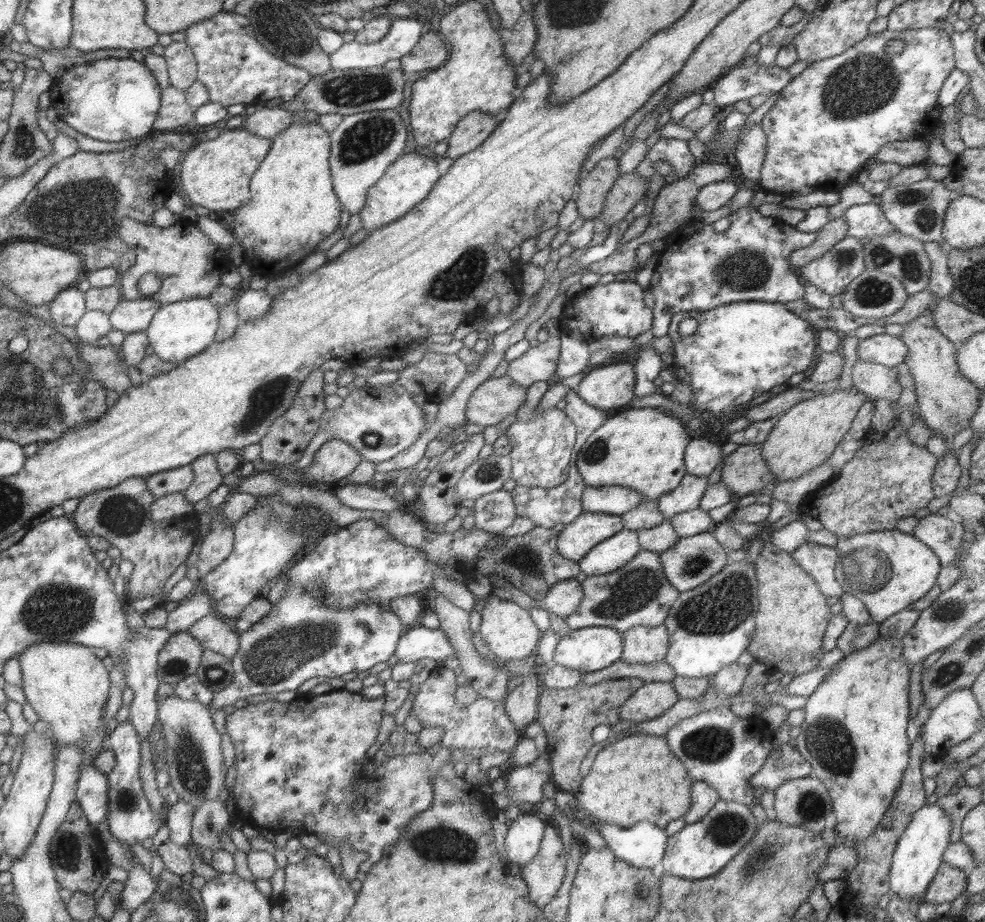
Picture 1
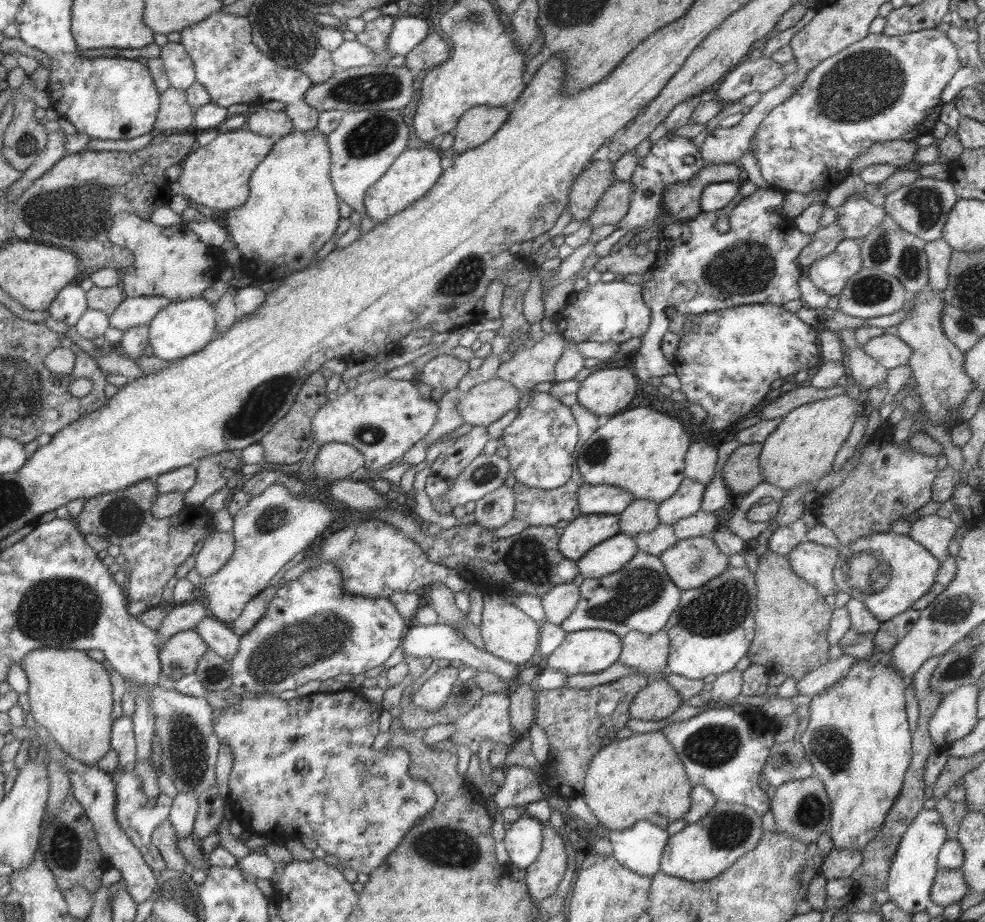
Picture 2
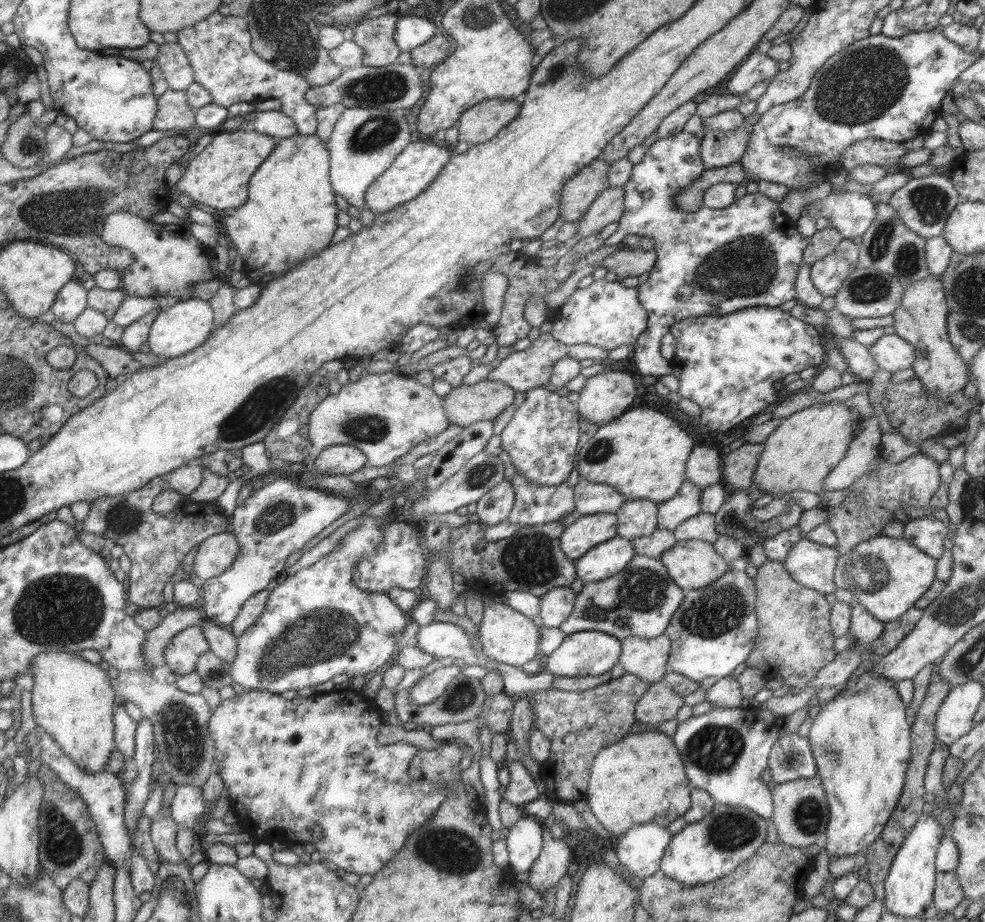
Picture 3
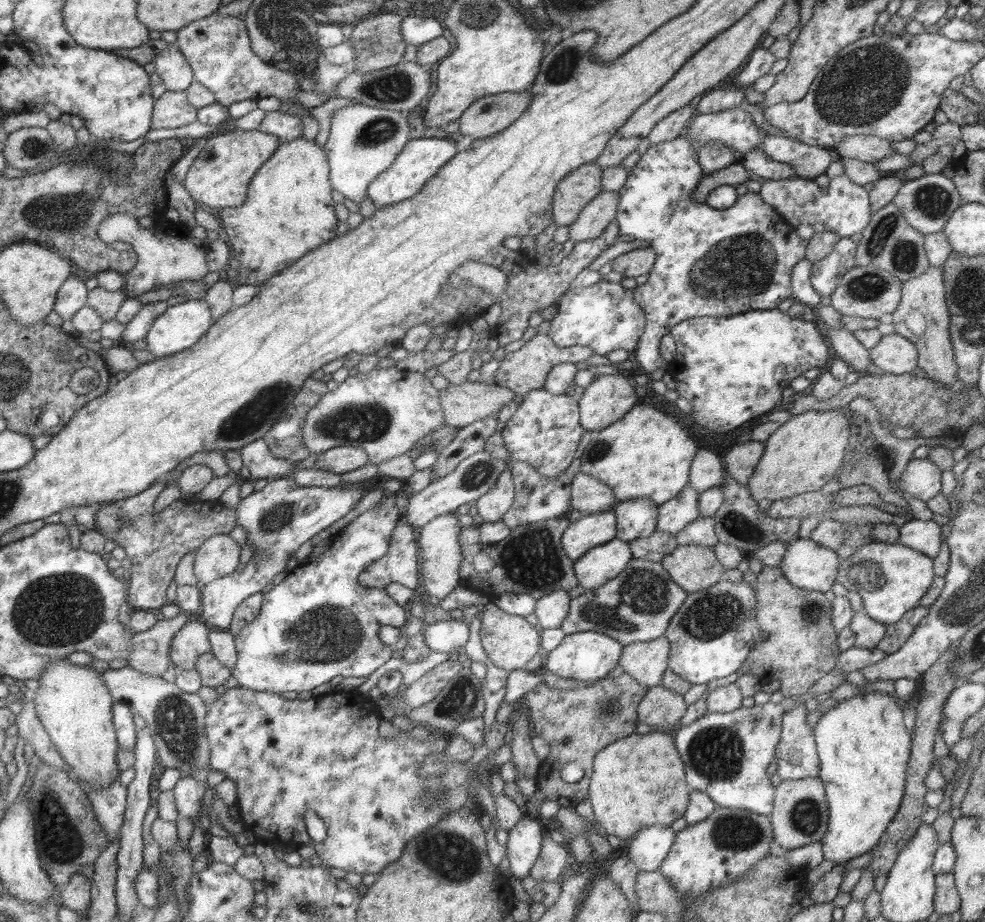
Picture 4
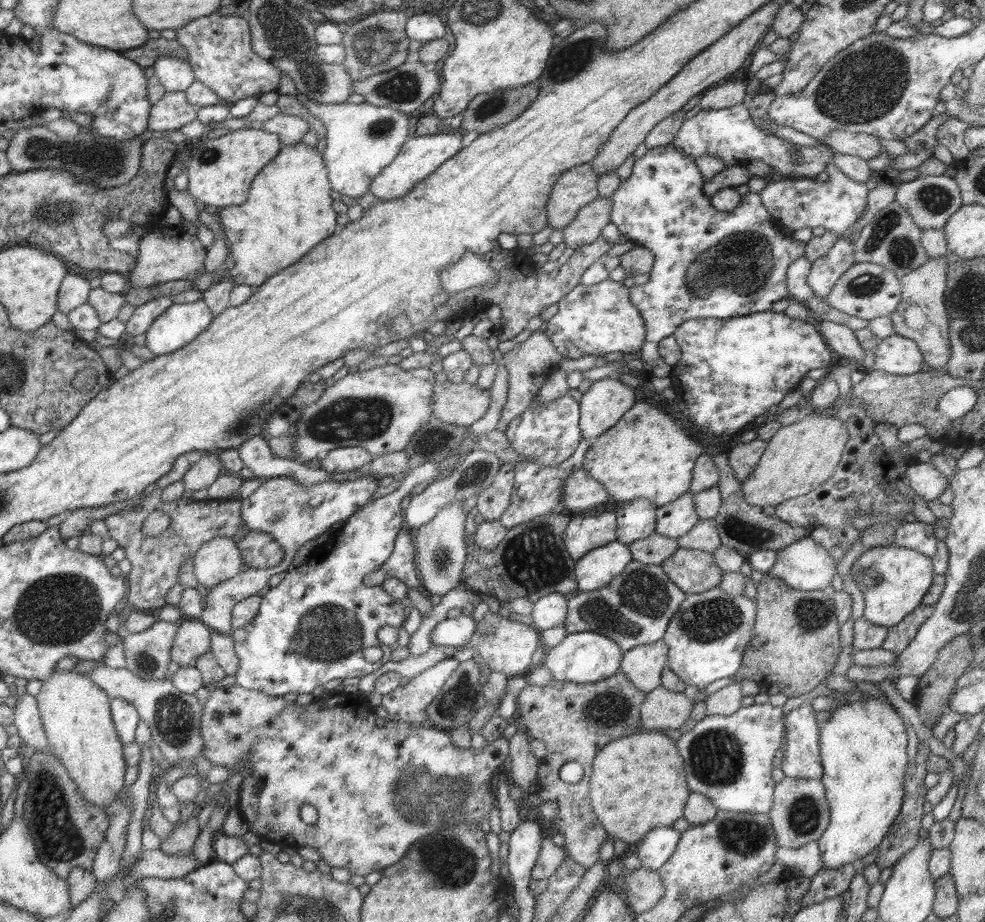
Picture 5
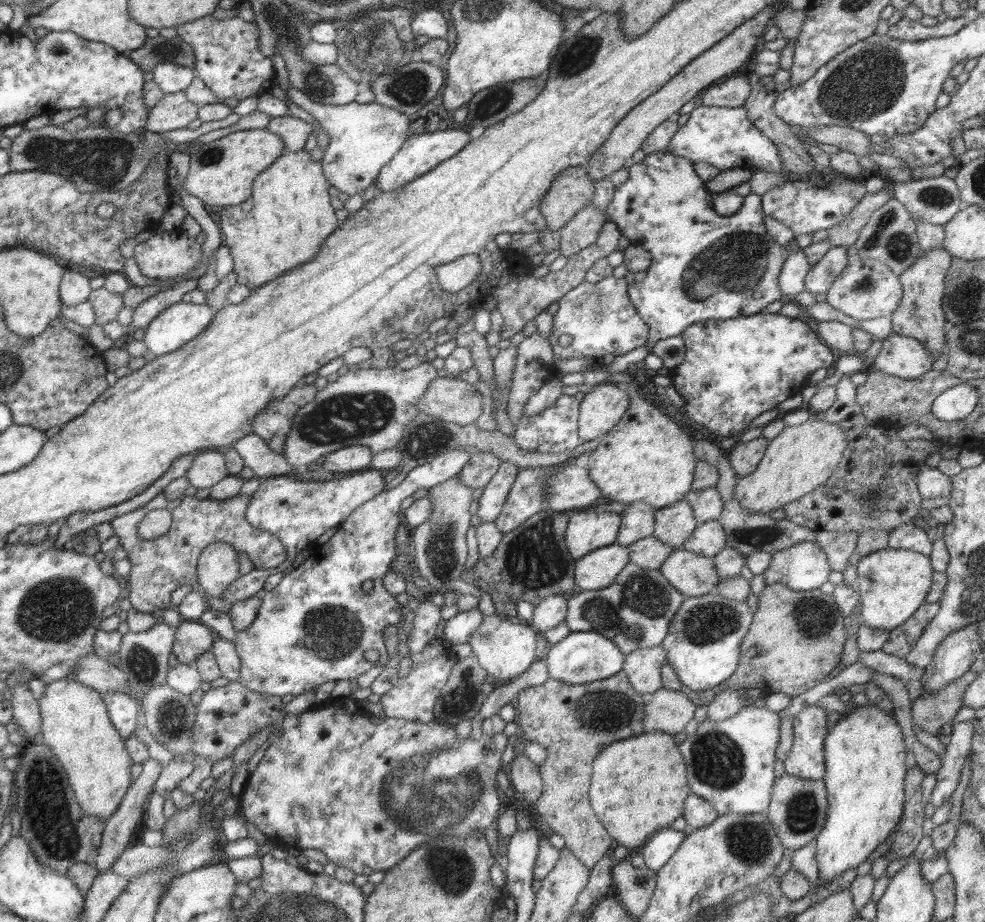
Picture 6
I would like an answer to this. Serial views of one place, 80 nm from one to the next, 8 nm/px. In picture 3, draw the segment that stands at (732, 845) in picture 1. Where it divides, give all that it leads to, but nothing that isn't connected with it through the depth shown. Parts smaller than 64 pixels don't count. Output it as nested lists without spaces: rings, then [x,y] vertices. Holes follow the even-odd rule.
[[[715,803],[705,818],[687,823],[681,832],[671,836],[661,856],[659,871],[678,884],[689,886],[704,885],[723,878],[763,846],[767,840],[765,824],[765,819],[747,808]]]

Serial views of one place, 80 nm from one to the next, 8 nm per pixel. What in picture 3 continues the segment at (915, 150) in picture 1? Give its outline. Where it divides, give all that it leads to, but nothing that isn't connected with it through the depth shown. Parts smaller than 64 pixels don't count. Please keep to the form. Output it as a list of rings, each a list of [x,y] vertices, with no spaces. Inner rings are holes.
[[[865,138],[851,144],[841,154],[841,164],[847,166],[849,172],[854,166],[874,164],[896,169],[901,156],[908,152],[900,142],[891,142],[879,138]]]

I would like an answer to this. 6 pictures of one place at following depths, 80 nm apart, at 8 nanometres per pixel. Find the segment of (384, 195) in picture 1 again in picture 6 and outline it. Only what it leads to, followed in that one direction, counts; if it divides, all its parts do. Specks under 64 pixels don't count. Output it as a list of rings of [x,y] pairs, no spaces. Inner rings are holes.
[[[427,130],[427,132],[412,132],[402,144],[402,147],[384,164],[376,176],[376,188],[380,192],[391,192],[405,186],[418,176],[431,171],[440,162],[446,161],[469,142],[467,130]]]

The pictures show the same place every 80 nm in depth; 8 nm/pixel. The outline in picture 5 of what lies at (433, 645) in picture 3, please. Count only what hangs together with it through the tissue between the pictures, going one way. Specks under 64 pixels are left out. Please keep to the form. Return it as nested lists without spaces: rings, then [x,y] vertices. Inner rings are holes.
[[[460,614],[454,618],[445,618],[438,622],[432,630],[429,640],[437,646],[451,646],[454,649],[464,649],[470,642],[470,636],[476,624],[473,623],[471,614]]]

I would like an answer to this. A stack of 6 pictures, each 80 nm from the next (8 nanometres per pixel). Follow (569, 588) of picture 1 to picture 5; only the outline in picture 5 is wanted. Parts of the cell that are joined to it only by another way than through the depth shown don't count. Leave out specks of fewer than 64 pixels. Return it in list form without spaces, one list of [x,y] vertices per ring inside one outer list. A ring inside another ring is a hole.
[[[547,594],[534,602],[532,626],[540,631],[564,624],[567,598],[563,594]]]

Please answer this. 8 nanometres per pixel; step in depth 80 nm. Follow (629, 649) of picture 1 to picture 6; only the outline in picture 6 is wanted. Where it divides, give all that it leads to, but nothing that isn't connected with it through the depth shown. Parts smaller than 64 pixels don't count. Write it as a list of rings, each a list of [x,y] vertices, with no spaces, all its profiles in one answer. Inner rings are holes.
[[[663,645],[638,648],[624,655],[621,671],[627,675],[629,684],[646,697],[662,687],[660,668],[665,662]]]

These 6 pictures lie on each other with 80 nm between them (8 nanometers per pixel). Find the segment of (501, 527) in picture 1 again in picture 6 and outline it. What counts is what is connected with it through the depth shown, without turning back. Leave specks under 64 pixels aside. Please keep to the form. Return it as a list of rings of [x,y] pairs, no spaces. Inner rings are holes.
[[[501,461],[497,472],[482,488],[476,512],[482,523],[494,522],[497,518],[519,469],[515,464]]]

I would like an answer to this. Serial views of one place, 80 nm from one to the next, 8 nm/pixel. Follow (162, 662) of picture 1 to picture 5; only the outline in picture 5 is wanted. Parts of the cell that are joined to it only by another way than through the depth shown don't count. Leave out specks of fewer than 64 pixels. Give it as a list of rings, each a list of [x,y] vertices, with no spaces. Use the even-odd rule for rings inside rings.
[[[186,618],[178,627],[170,648],[170,660],[180,667],[193,667],[197,657],[210,650],[212,629]]]

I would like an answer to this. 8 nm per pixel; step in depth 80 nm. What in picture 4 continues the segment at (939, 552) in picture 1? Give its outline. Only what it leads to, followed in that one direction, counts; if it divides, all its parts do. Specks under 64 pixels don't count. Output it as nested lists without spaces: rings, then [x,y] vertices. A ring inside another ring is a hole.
[[[911,518],[899,527],[897,542],[928,556],[935,558],[939,552],[941,543],[940,524],[936,524],[932,519],[920,520]]]

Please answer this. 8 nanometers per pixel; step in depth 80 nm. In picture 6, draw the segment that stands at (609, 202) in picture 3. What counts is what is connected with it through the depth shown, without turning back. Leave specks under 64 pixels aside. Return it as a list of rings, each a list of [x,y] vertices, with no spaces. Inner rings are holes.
[[[593,204],[579,209],[575,216],[559,229],[560,254],[567,257],[593,244],[606,220],[606,215]]]

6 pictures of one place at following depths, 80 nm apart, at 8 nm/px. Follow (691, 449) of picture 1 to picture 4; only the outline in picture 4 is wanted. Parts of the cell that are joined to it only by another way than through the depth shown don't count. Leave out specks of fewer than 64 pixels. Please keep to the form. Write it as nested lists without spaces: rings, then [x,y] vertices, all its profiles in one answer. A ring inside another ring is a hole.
[[[700,448],[695,452],[689,466],[688,483],[700,493],[713,486],[719,486],[724,473],[721,458],[711,450]]]

